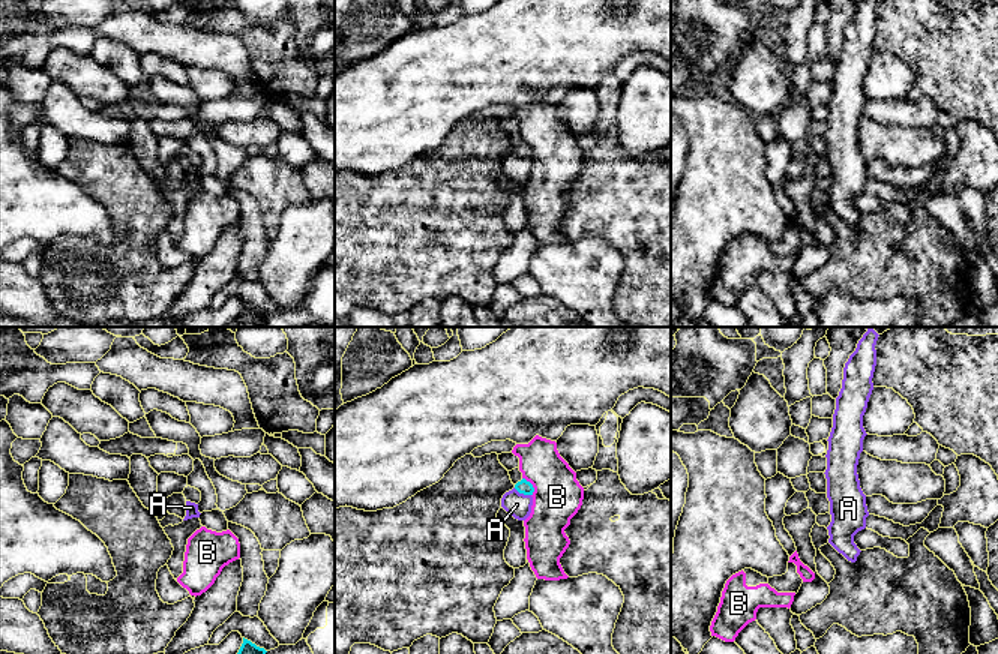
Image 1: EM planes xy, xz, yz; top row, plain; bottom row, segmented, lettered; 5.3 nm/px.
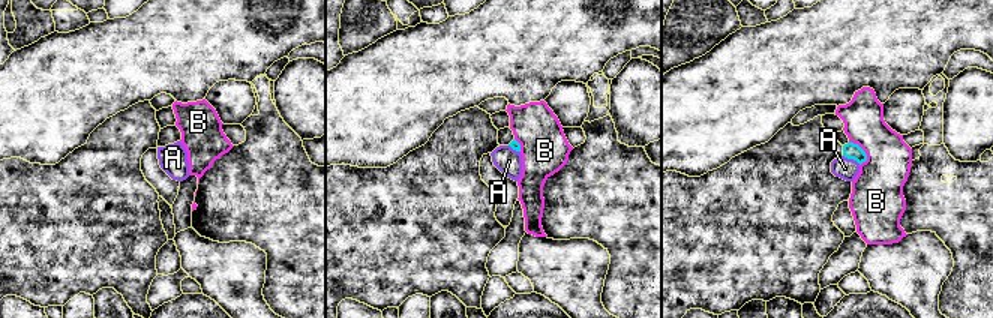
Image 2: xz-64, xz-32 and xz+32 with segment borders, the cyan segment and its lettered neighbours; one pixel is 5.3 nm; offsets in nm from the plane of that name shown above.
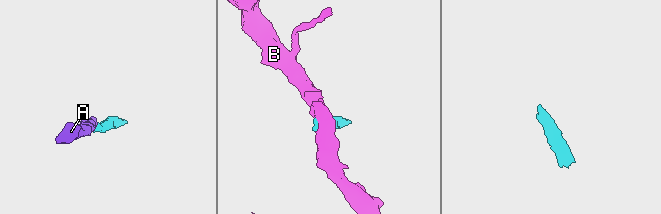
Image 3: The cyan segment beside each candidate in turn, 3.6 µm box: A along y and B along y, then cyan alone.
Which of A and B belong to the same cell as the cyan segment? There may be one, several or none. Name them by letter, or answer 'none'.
A

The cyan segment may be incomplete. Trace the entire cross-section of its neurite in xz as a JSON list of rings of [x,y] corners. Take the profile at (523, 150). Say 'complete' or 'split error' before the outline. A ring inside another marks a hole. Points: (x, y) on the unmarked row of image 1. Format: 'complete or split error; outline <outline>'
split error; outline [[[522,142],[501,162],[501,171],[515,183],[525,184],[531,177],[534,152]]]

